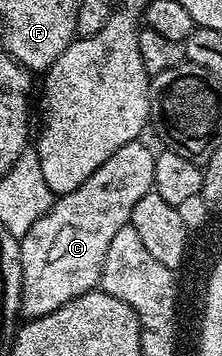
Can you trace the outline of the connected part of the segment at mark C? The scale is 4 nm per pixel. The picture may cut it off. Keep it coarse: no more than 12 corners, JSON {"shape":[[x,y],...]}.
{"shape":[[114,150],[19,237],[20,310],[99,285],[106,250],[153,191],[156,152]]}

